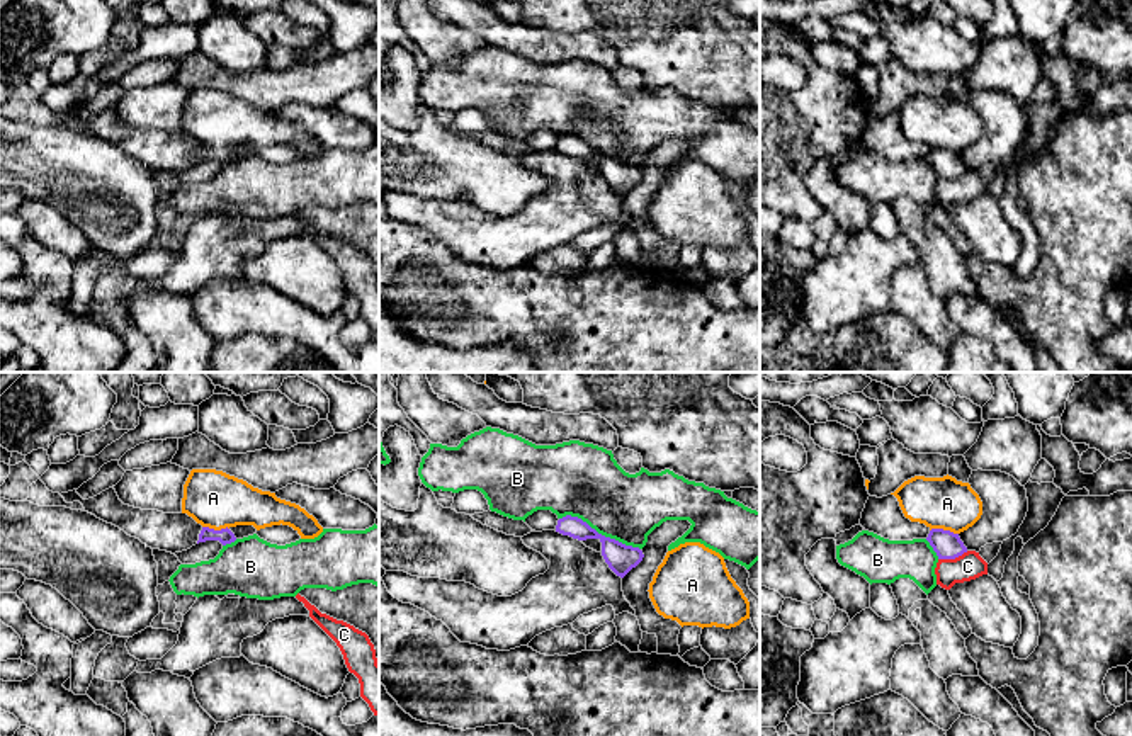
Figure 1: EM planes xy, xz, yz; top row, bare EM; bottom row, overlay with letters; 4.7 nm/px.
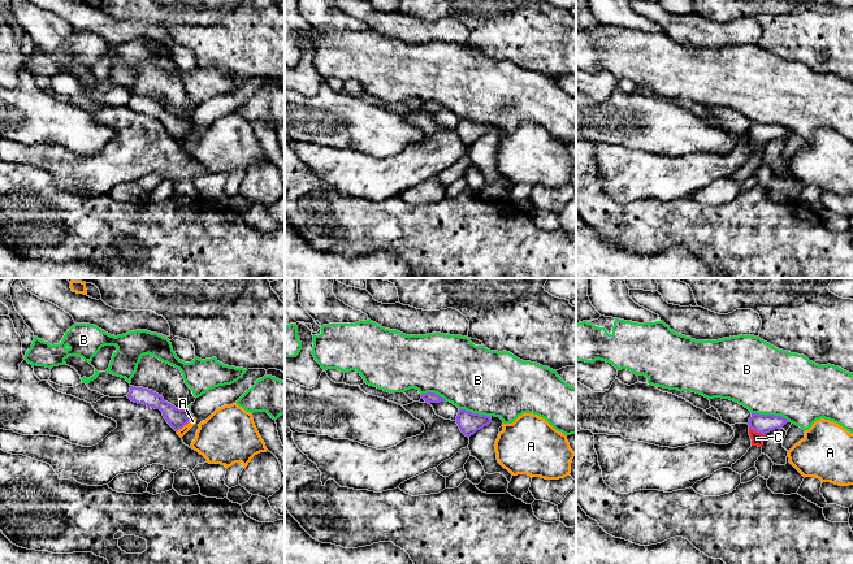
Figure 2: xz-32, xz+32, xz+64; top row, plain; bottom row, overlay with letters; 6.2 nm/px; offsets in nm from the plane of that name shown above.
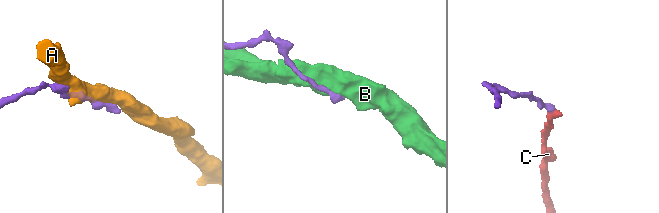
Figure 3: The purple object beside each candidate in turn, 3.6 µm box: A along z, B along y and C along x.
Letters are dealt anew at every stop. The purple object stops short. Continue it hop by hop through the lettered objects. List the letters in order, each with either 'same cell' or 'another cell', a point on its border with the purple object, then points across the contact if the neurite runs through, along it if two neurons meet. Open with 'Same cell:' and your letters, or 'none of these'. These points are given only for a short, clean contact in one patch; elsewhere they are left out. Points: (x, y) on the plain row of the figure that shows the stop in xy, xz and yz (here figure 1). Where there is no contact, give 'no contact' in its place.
Same cell: none of these
A: another cell; contact yz (942, 148)
B: another cell; contact xz (600, 153); border xz (560, 136), (580, 136), (599, 152), (639, 169)
C: another cell; contact yz (952, 177); border yz (967, 170), (954, 177), (939, 179)

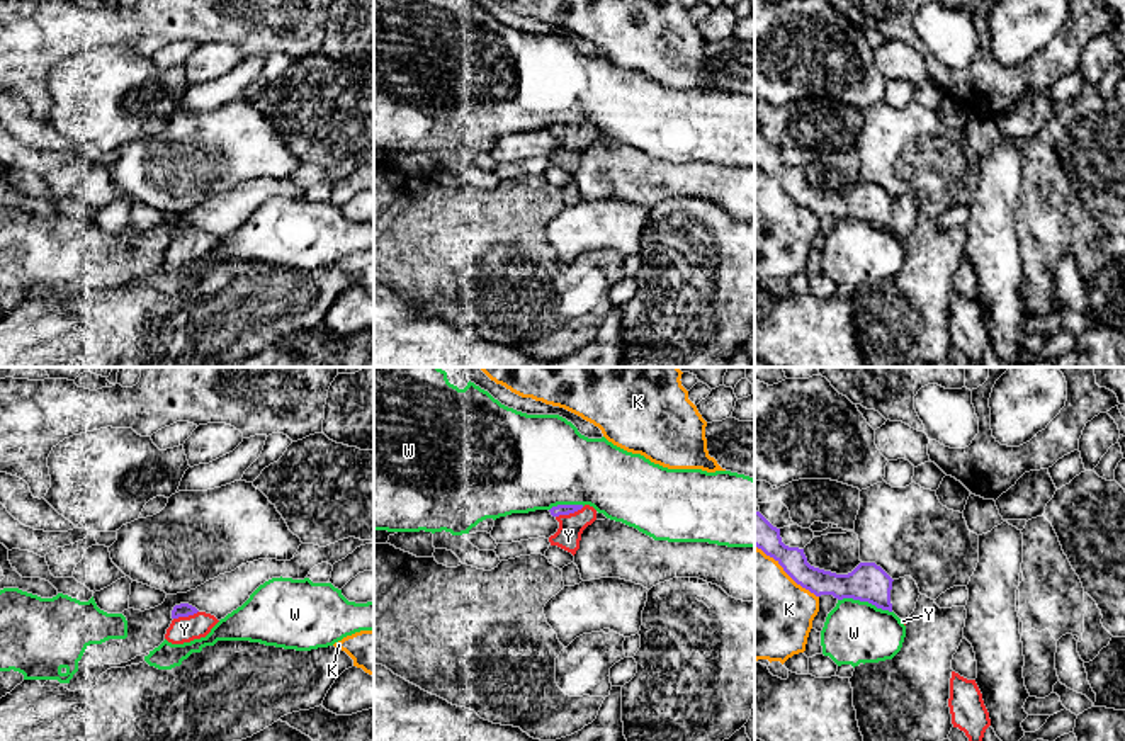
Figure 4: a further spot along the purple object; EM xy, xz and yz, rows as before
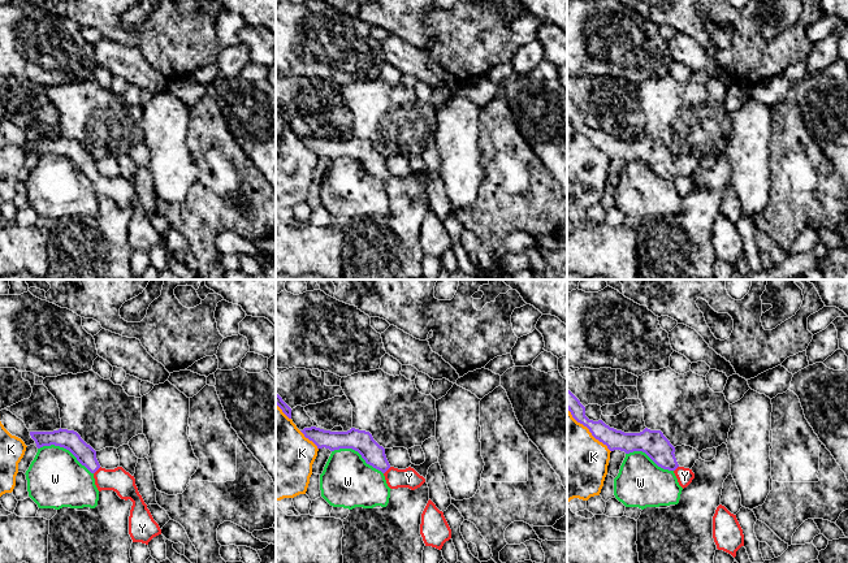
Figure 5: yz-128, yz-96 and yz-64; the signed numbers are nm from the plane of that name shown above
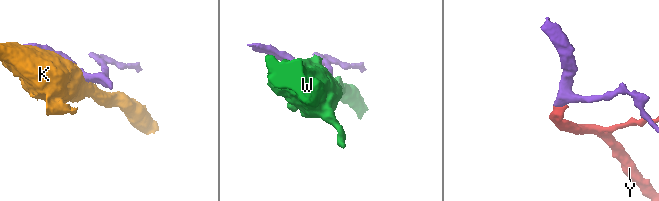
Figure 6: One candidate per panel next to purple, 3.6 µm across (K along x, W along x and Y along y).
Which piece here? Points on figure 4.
Same cell: Y
K: another cell; contact yz (787, 192)
W: another cell; contact yz (865, 220)
Y: same cell; contact xz (570, 131); way xz (558, 130), (570, 131), (568, 155)

